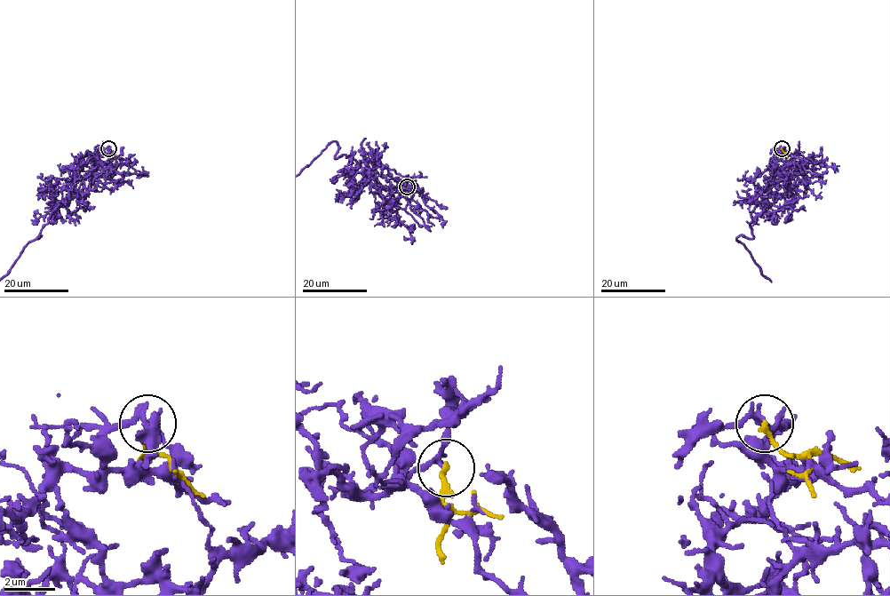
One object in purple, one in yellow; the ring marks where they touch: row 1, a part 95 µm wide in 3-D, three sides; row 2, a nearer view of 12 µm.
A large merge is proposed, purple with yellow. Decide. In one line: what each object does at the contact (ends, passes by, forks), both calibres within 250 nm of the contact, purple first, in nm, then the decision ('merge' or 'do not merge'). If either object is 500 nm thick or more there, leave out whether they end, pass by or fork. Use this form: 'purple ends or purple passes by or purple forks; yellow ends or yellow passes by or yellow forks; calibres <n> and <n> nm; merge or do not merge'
purple passes by; yellow ends; calibres 200 and 200 nm; do not merge

